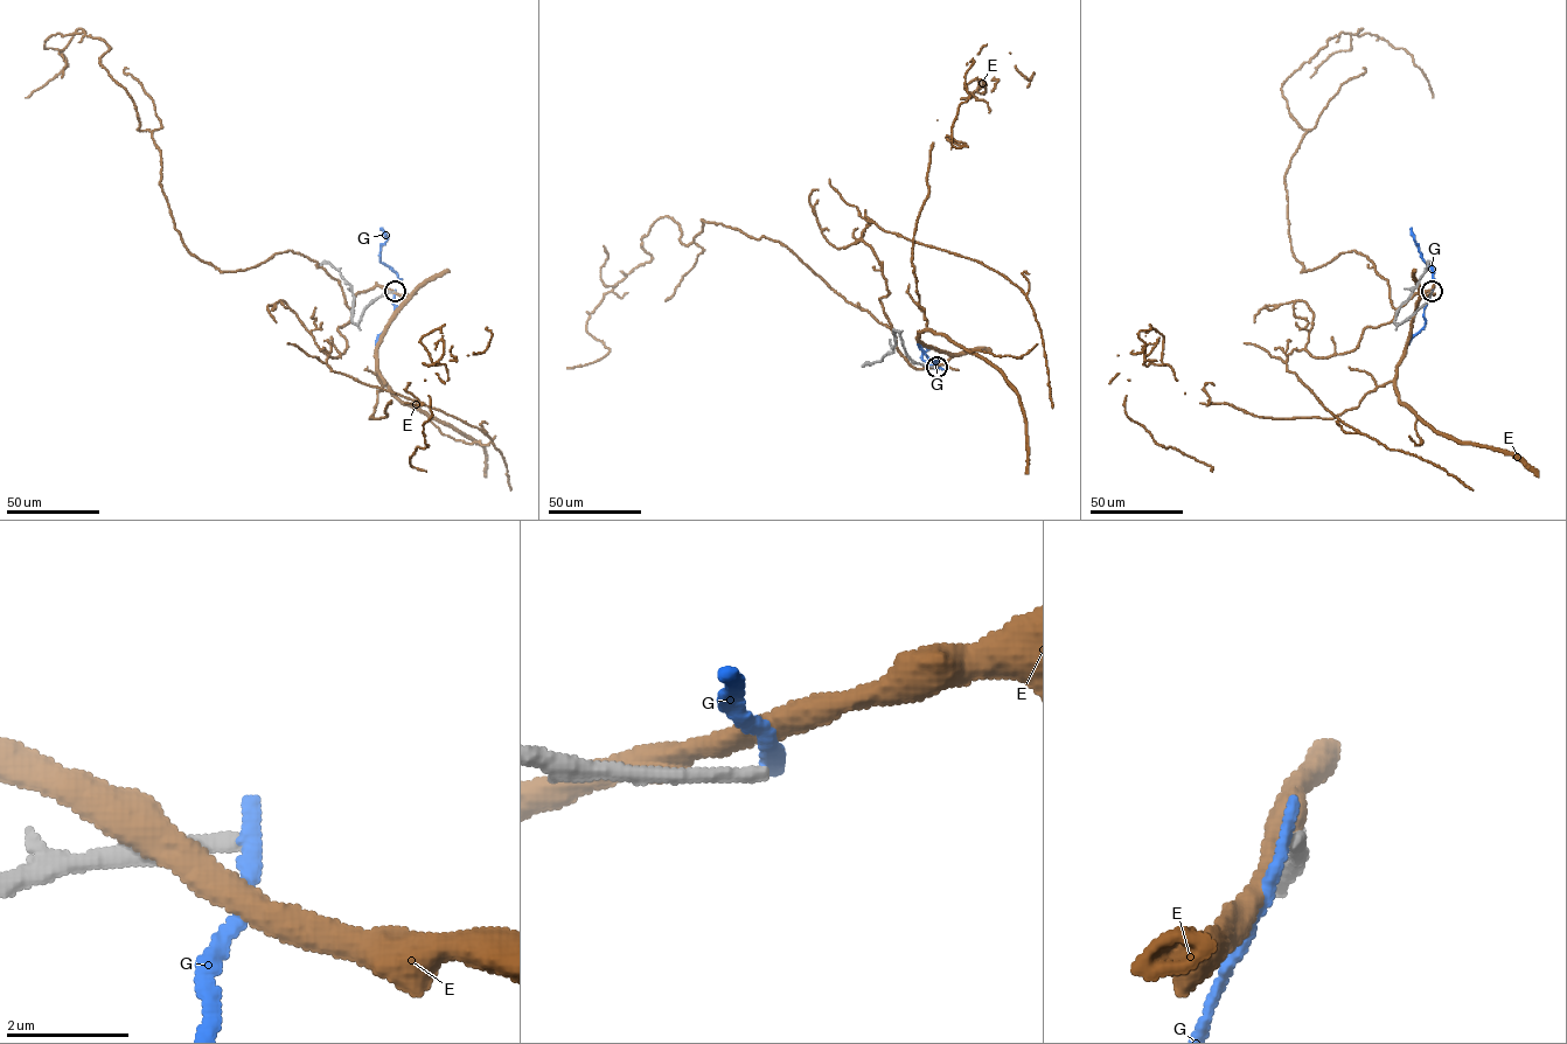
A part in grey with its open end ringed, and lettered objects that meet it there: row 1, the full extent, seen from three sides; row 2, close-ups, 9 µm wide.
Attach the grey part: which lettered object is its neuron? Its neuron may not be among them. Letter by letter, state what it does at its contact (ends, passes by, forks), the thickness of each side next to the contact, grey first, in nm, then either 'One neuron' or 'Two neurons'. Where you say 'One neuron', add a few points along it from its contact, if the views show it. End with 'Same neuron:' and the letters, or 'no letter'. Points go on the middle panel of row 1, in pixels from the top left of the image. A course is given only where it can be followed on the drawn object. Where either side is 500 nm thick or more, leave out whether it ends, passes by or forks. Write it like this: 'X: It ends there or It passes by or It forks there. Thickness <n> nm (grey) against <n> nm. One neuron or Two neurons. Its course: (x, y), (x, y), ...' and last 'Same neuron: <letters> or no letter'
E: It passes by. Thickness 280 nm (grey) against 480 nm. Two neurons
G: It ends there. Thickness 240 nm (grey) against 280 nm. Two neurons
Same neuron: no letter

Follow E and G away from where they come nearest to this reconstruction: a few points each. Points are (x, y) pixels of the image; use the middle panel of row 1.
E: (934, 367), (778, 242), (703, 220), (688, 245), (663, 216), (590, 314), (608, 352), (566, 368)
G: (937, 367), (921, 359), (928, 349), (923, 346)

